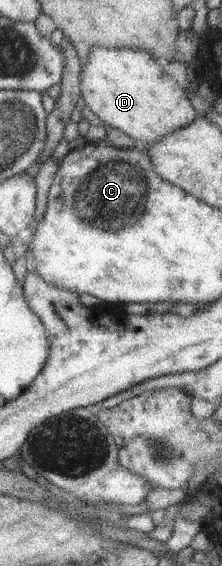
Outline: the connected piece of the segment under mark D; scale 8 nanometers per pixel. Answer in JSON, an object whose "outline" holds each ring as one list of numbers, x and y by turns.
{"outline":[[133,46,119,49,93,47,88,61,81,66,78,85,85,106,98,117,98,120,119,129,128,137,135,139,139,145,156,143,166,133,172,133,190,124,197,117,184,89,179,87,170,76,164,74,160,62]]}

